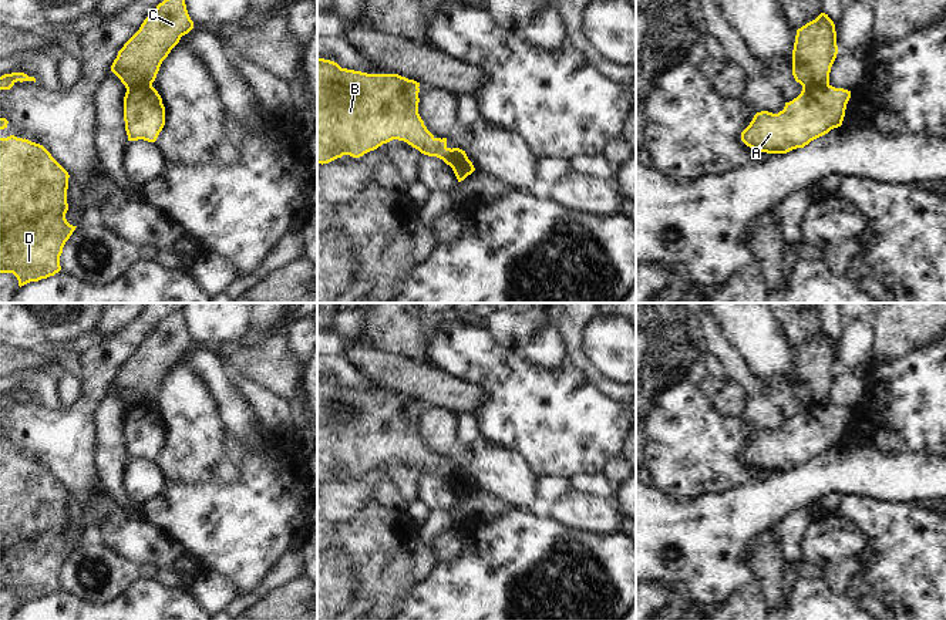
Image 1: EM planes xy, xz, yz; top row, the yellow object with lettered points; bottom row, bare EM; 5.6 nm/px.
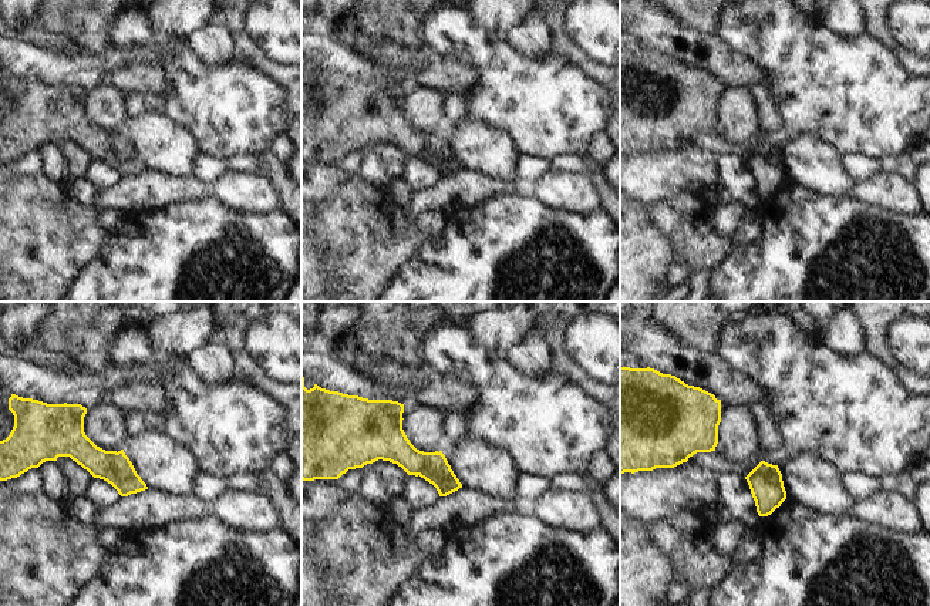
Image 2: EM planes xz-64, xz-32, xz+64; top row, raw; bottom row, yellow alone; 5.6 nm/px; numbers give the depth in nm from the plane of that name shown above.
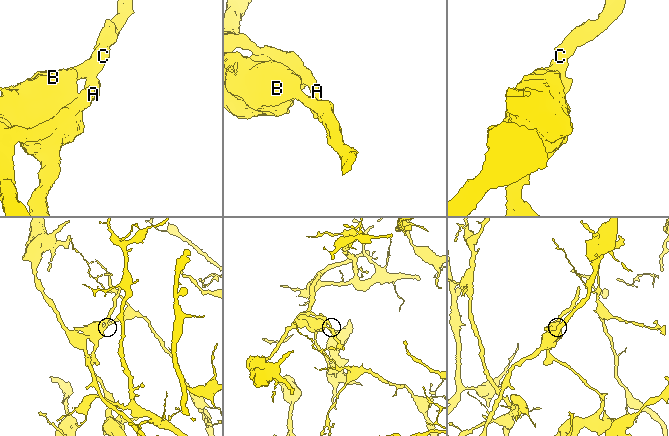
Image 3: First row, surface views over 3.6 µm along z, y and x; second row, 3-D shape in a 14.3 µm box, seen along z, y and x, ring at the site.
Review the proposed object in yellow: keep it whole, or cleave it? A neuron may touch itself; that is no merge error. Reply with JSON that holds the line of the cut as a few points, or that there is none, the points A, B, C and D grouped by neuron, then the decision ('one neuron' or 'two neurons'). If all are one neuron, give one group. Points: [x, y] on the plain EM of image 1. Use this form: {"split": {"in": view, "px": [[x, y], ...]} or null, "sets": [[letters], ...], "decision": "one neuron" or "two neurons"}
{"split": {"in": "yz", "px": [[828, 403], [803, 407]]}, "sets": [["A"], ["B", "C", "D"]], "decision": "two neurons"}

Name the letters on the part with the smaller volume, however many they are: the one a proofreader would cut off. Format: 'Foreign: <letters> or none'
Foreign: B, C, D

